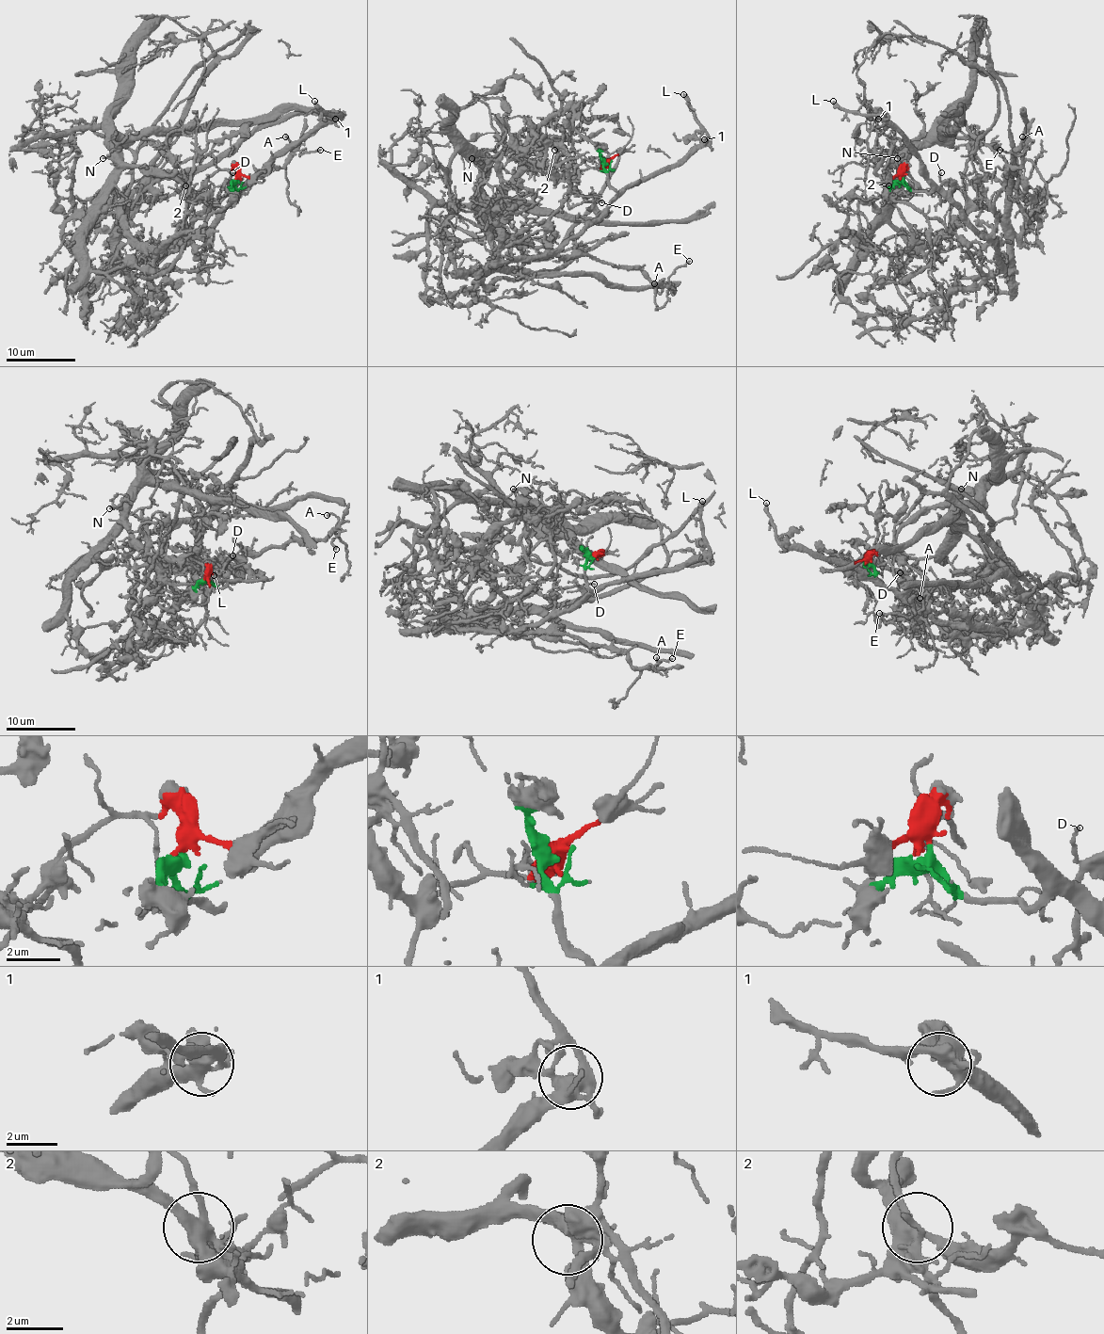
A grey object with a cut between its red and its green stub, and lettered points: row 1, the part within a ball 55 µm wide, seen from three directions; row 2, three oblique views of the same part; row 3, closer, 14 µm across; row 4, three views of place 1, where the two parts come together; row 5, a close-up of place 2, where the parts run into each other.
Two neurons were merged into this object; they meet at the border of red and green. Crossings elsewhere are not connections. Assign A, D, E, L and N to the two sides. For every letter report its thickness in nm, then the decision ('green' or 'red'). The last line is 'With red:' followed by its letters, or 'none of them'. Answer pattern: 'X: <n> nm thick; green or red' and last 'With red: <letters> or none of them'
A: 150 nm thick; green
D: 130 nm thick; red
E: 130 nm thick; green
L: 360 nm thick; green
N: 120 nm thick; red
With red: D, N

